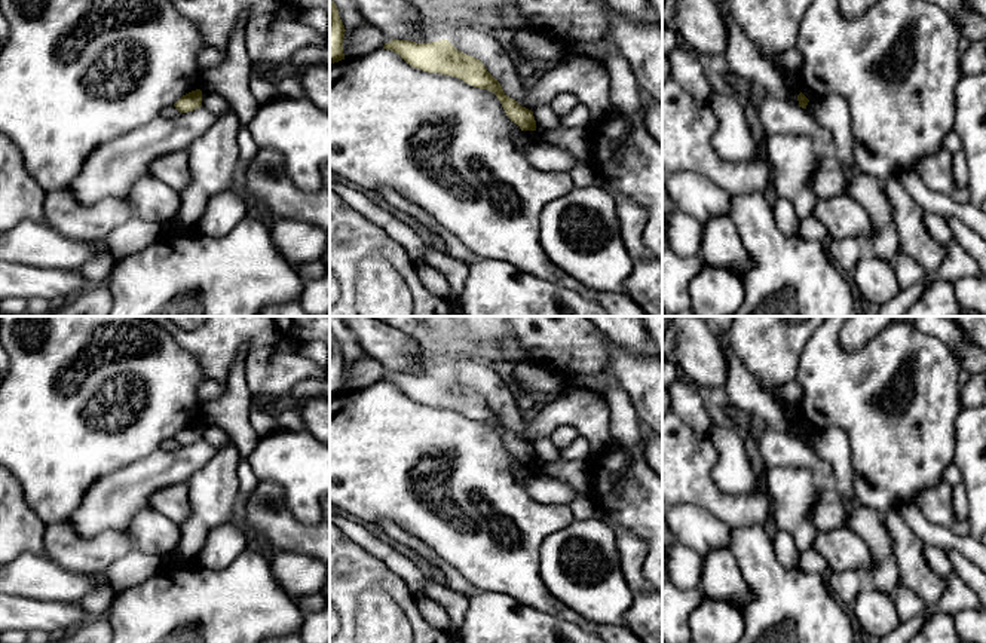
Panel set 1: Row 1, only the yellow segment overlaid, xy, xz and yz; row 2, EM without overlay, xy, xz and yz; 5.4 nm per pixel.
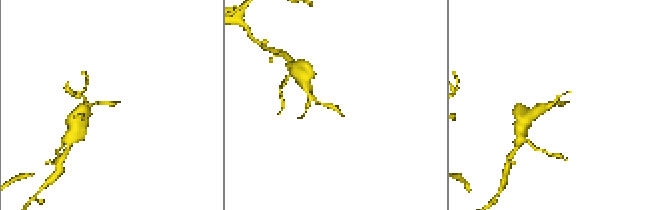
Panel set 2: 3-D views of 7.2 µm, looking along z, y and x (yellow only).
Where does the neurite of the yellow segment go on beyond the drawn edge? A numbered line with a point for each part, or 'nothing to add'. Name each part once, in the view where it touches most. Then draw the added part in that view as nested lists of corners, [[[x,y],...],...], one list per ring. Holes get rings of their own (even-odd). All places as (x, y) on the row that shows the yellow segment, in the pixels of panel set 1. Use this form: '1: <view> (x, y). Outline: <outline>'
nothing to add

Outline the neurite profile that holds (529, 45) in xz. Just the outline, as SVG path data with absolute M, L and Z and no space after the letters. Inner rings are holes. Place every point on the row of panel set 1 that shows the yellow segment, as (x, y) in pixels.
M520 30L515 31L512 45L508 50L515 58L526 61L561 61L566 56L566 50L552 37L542 31Z

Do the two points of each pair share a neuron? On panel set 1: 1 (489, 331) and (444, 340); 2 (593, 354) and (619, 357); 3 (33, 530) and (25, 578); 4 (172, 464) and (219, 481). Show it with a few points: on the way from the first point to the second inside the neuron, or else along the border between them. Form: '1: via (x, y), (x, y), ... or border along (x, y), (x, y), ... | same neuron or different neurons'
1: via (478, 331), (455, 331) | same neuron
2: border along (605, 337), (609, 370), (619, 385) | different neurons
3: border along (48, 556), (25, 551), (15, 559) | different neurons
4: border along (216, 450), (186, 483) | different neurons

